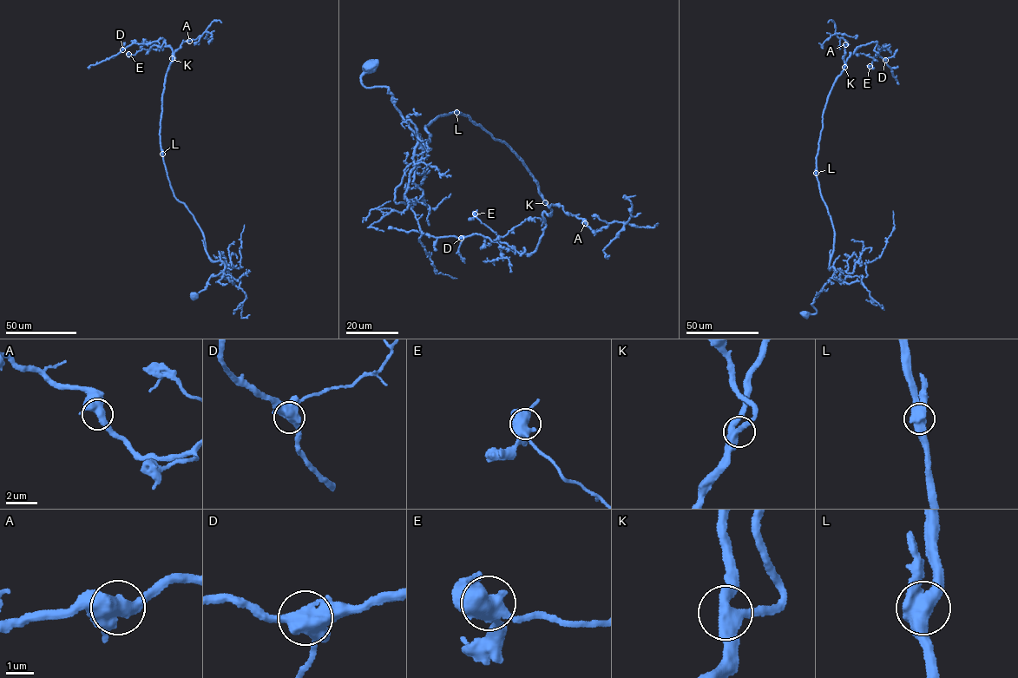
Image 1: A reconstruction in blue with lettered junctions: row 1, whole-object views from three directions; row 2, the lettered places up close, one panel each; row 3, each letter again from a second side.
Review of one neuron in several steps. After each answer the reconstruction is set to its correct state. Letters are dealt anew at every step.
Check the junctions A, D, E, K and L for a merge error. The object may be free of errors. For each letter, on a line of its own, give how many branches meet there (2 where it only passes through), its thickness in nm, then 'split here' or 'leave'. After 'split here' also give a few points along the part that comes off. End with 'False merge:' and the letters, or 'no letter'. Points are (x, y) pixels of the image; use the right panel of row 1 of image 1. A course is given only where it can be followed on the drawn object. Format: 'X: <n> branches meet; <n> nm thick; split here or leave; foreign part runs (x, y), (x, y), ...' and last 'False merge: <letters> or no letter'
A: 3 branches meet; 480 nm thick; leave
D: 3 branches meet; 480 nm thick; leave
E: 3 branches meet; 500 nm thick; leave
K: 3 branches meet; 400 nm thick; leave
L: 3 branches meet; 600 nm thick; leave
False merge: no letter

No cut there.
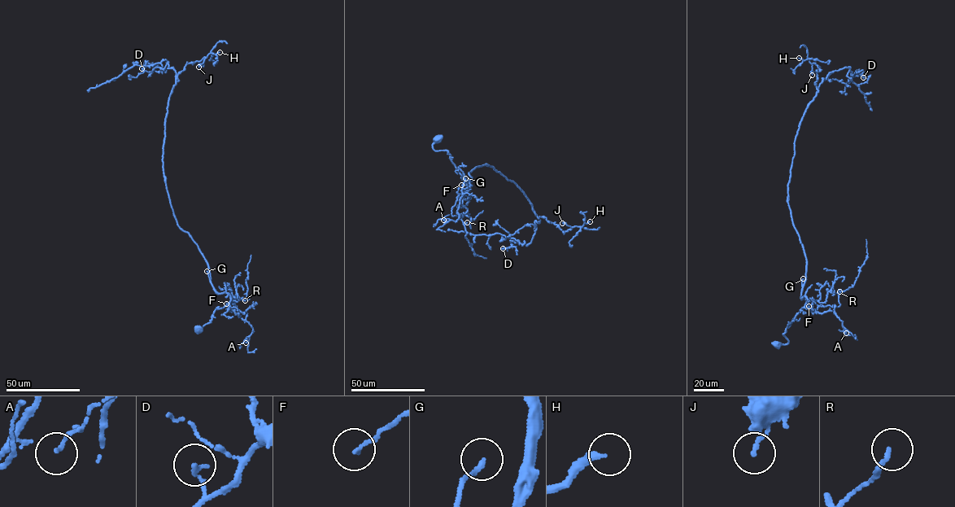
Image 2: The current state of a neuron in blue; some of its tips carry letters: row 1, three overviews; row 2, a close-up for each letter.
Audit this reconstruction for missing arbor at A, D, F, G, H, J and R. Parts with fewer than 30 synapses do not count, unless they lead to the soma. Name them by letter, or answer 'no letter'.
H

